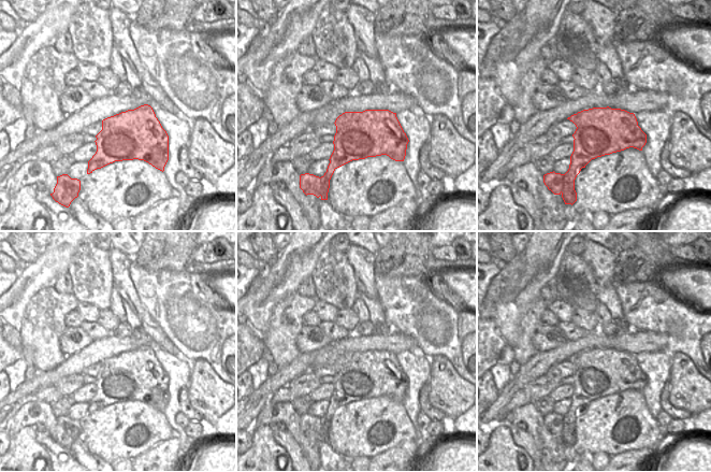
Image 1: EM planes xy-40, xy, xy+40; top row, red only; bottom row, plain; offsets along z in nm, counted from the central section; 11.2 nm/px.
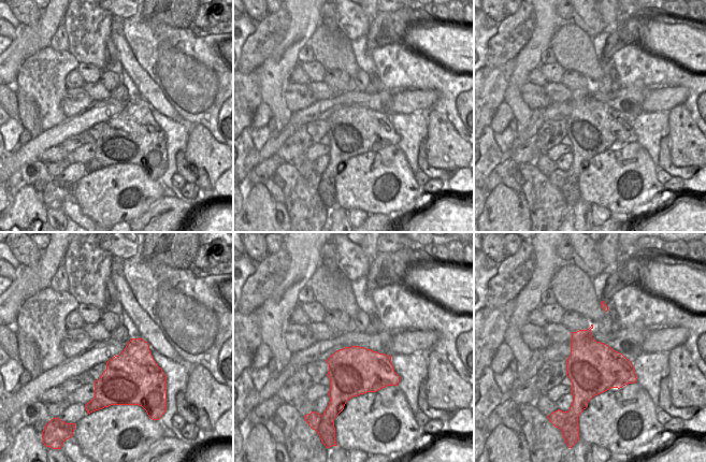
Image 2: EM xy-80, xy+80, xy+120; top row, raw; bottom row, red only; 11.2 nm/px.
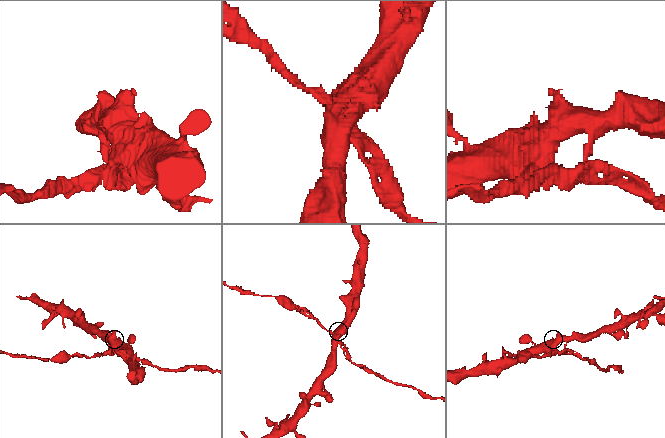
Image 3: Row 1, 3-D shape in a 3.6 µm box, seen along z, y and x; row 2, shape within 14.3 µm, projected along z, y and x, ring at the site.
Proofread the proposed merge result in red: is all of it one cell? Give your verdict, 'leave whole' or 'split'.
split

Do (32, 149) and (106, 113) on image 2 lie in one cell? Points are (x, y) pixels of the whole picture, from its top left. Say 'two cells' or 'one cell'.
one cell

